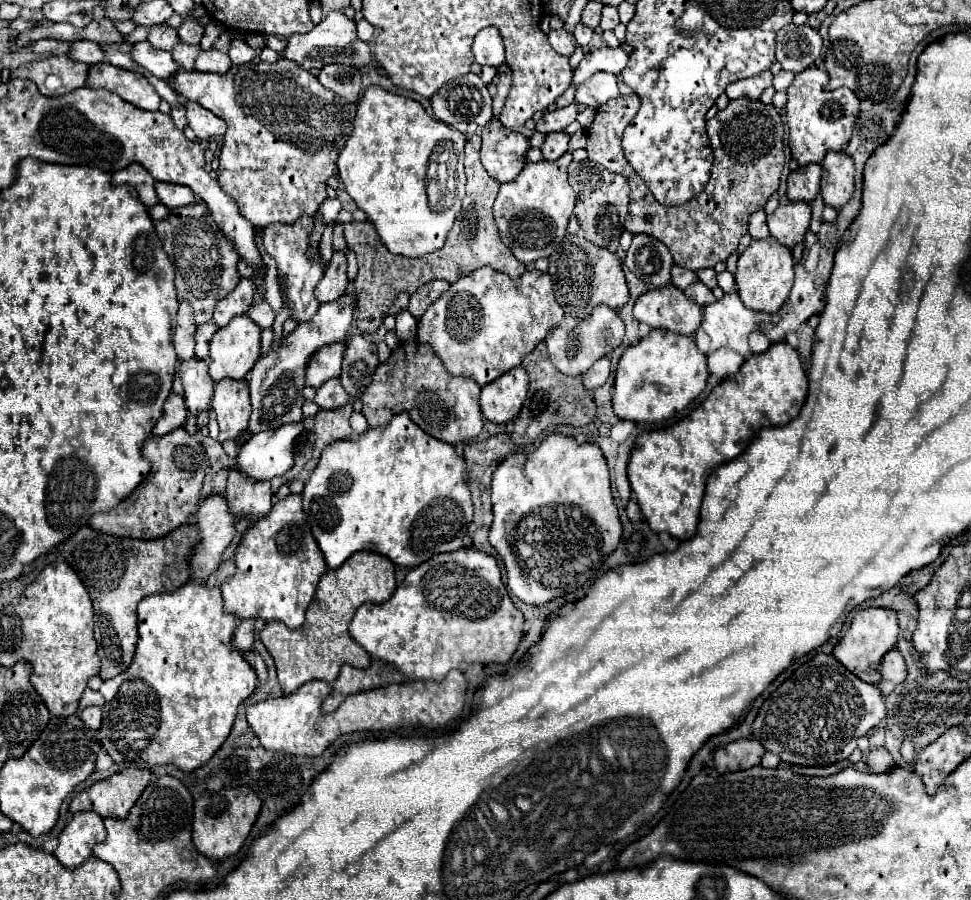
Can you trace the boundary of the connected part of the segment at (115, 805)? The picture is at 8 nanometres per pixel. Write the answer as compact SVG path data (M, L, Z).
M126 768L122 772L116 772L108 780L96 782L78 796L74 796L70 804L70 812L80 810L92 810L98 812L102 818L126 818L130 814L130 808L140 798L142 790L150 782L150 770L138 770L138 768Z

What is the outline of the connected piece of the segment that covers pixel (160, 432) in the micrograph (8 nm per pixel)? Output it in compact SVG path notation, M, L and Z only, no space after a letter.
M170 394L166 404L164 404L164 412L162 412L162 418L158 420L158 424L154 426L154 432L152 436L164 436L176 428L180 428L184 424L188 416L188 410L186 410L186 404L184 404L184 398L180 394Z

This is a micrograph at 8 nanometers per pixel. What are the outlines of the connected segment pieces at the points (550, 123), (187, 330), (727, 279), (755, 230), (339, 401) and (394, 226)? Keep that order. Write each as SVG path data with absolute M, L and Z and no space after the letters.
M572 102L566 108L556 108L554 112L544 112L544 116L536 122L536 132L560 132L564 130L570 122L576 120L576 110L578 110L578 102Z
M182 302L178 310L178 326L174 334L174 346L176 354L180 360L190 360L194 358L194 332L196 332L196 322L194 322L194 312L192 306Z
M728 270L720 272L720 274L718 274L718 286L720 286L724 292L734 292L734 290L736 290L734 276L732 276Z
M758 210L750 216L750 222L748 222L748 232L752 238L768 238L770 232L768 232L768 226L766 226L766 212L764 210Z
M332 378L328 380L326 384L322 384L318 390L316 390L316 398L314 402L320 406L320 408L340 408L344 404L348 404L348 396L346 396L346 390L342 388L340 384L340 378Z
M370 86L362 100L358 102L356 122L344 150L338 158L340 180L346 192L356 202L356 206L368 216L368 222L376 228L382 244L398 256L420 258L442 248L446 234L450 232L460 202L464 198L464 136L462 132L438 122L426 114L420 102L402 98L382 90L380 86Z

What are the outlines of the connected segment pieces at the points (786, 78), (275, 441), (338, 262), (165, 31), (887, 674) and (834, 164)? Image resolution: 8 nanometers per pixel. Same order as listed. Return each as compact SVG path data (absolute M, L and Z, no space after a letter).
M780 70L780 72L774 76L774 82L772 82L772 86L774 86L776 90L786 90L786 88L792 84L794 76L796 76L796 74L792 74L792 72Z
M294 422L294 424L282 424L278 428L270 428L266 432L254 434L240 448L240 452L236 456L238 470L242 470L246 476L250 476L254 480L272 480L274 476L286 474L294 466L294 446L302 438L304 432L306 432L304 424L302 422Z
M334 252L328 270L324 272L322 280L314 288L314 296L316 296L316 300L320 304L334 302L334 300L338 300L346 292L346 286L348 286L346 256L342 252Z
M166 24L154 26L154 28L150 28L150 32L148 32L148 42L150 42L154 48L158 48L158 50L168 50L168 52L170 52L170 48L174 48L174 44L180 42L178 30L176 30L176 28L170 28L170 26L166 26Z
M896 648L890 650L882 660L882 684L878 684L880 692L884 696L890 694L898 684L906 680L906 676L908 676L908 670L902 654Z
M828 152L822 160L822 198L840 210L854 192L854 162L846 152Z

